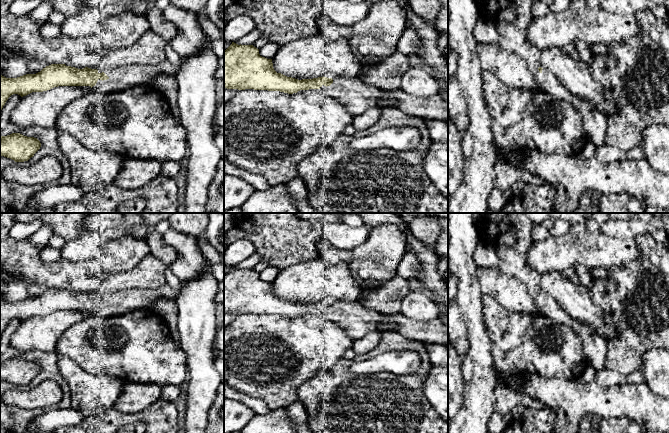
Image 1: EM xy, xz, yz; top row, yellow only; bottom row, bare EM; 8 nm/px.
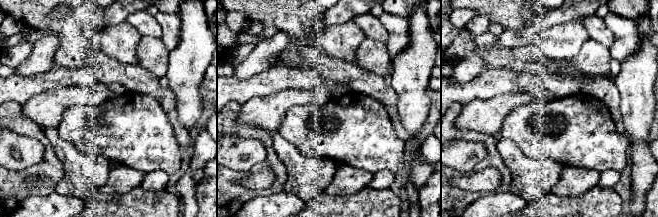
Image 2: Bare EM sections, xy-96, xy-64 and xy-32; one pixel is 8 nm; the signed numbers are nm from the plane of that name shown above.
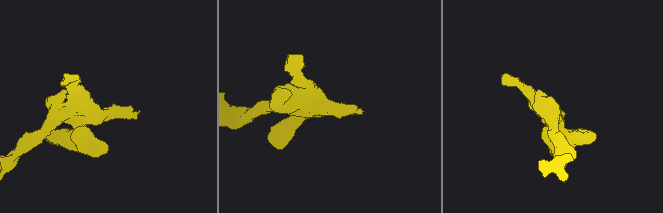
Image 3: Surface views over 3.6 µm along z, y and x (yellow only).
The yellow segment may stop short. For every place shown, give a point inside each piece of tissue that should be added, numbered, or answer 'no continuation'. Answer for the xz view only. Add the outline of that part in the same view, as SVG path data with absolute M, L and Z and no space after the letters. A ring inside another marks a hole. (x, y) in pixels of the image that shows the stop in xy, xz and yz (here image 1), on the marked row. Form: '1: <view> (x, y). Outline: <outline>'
1: xz (356, 96). Outline: M324 77L332 78L333 83L327 87L322 85L320 89L335 98L354 117L363 114L369 108L378 108L379 101L386 91L366 84L357 77Z

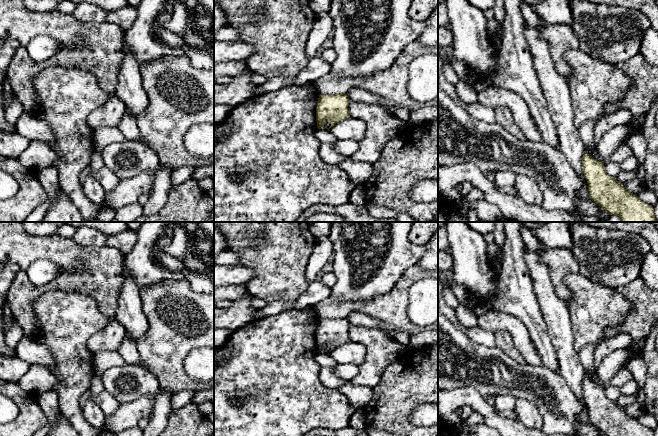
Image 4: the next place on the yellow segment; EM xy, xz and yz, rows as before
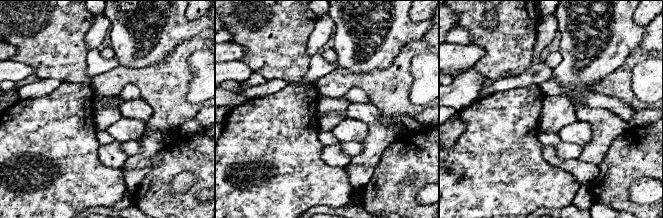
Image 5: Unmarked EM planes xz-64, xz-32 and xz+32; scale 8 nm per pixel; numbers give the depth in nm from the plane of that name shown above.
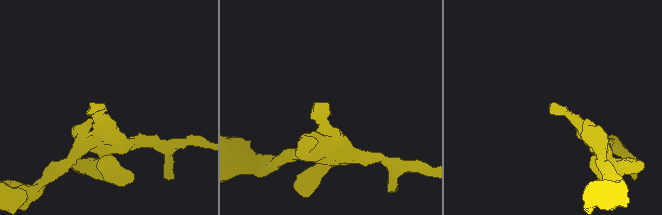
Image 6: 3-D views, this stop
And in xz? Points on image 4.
no continuation

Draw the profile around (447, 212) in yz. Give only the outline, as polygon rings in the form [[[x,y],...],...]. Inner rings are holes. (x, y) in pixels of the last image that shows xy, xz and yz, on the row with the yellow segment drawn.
[[[438,193],[438,222],[467,222],[467,219],[459,213],[458,205]]]

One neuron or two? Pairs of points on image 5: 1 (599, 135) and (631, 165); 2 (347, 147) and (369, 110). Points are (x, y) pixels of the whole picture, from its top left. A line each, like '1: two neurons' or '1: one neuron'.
1: two neurons
2: two neurons

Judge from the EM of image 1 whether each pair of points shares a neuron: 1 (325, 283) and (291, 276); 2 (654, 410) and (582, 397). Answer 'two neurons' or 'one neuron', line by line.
1: one neuron
2: one neuron

